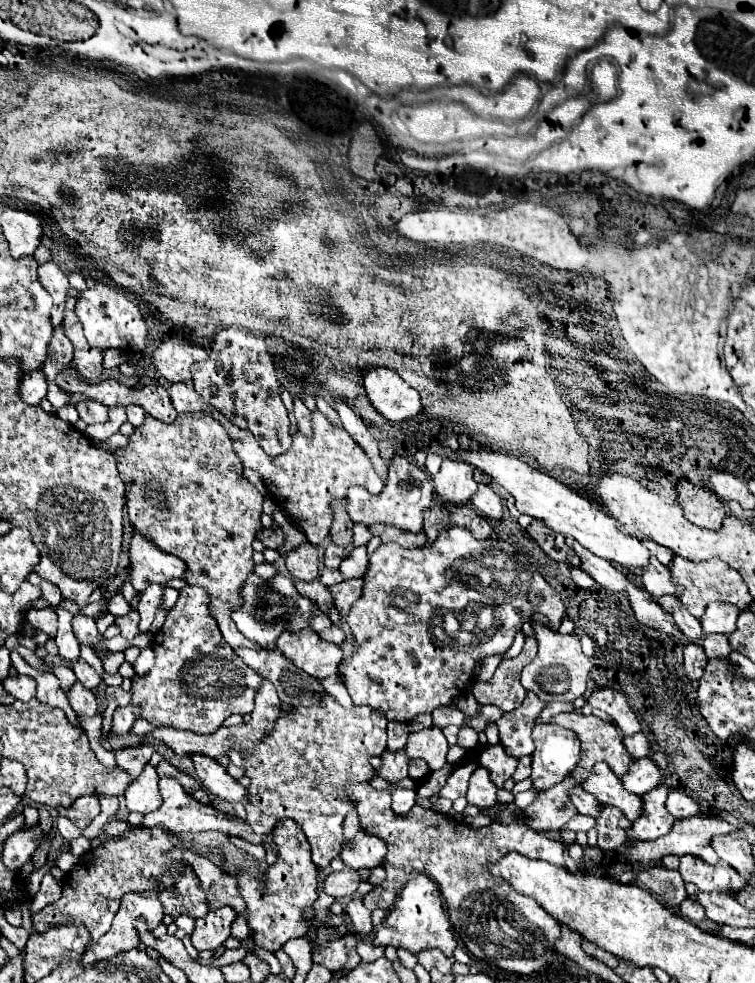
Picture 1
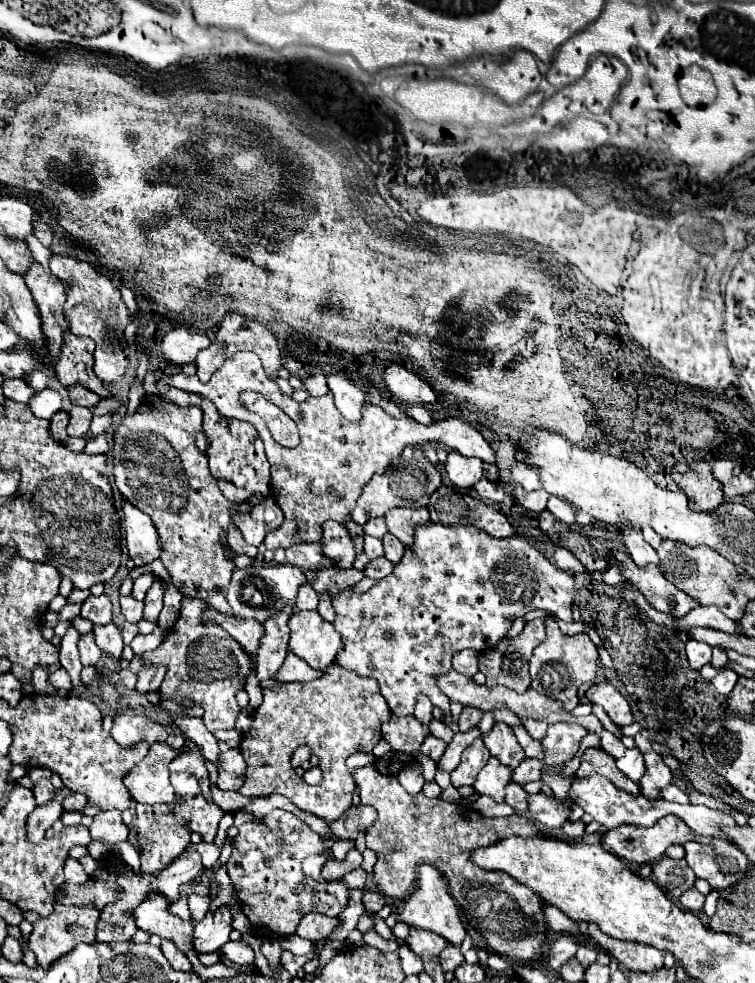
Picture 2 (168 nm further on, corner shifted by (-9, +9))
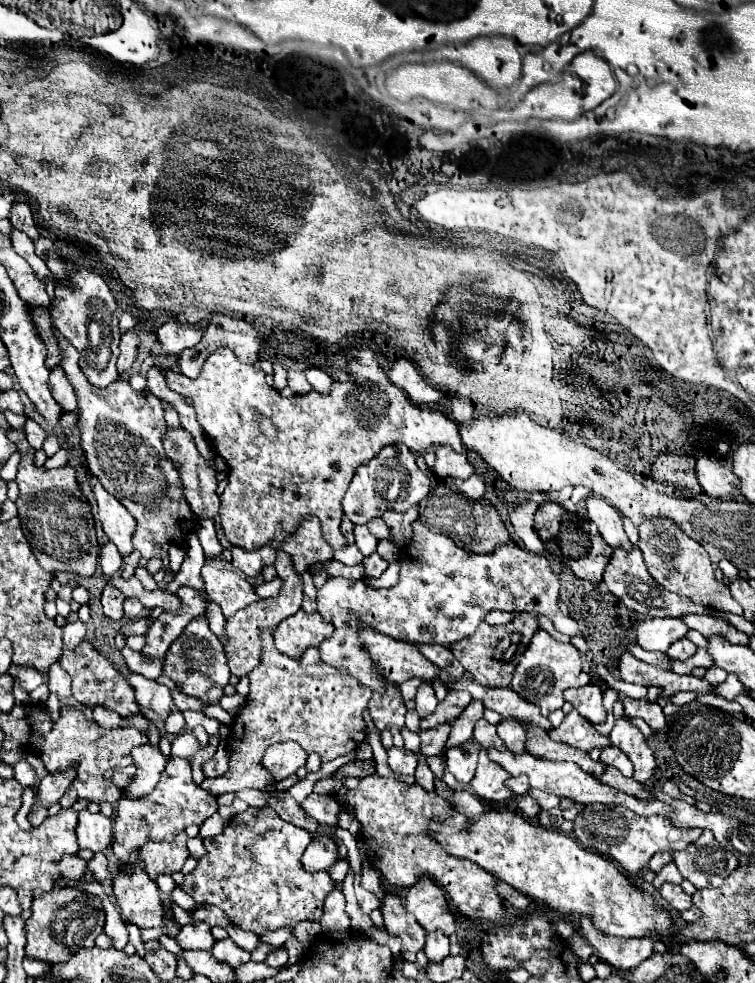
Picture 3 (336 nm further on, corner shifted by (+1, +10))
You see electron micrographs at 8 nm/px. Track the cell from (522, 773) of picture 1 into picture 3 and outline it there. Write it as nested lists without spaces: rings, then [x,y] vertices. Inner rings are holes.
[[[510,777],[506,781],[506,787],[512,789],[516,795],[528,795],[530,785],[528,785],[528,777]]]

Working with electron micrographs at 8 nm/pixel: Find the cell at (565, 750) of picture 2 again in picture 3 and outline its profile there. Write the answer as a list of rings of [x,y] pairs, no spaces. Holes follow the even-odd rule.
[[[570,711],[564,717],[562,725],[558,729],[548,731],[548,735],[554,741],[562,741],[566,745],[572,745],[584,751],[590,751],[594,747],[610,747],[610,739],[606,735],[600,735],[594,729],[594,725],[588,719],[580,717],[580,713],[576,711]]]

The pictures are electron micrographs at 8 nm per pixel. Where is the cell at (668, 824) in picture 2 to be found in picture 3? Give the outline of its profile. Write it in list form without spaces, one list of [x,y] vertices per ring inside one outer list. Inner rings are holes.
[[[592,803],[584,807],[572,823],[574,823],[574,837],[576,841],[582,843],[584,849],[598,851],[600,855],[616,861],[630,875],[644,869],[654,853],[684,851],[702,833],[702,829],[678,829],[666,817],[660,815],[642,817],[624,807],[604,805],[604,803]]]

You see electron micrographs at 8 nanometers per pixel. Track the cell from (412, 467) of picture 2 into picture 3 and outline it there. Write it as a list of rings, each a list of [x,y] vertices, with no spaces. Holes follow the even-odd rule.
[[[390,443],[374,459],[354,471],[350,487],[342,499],[342,507],[344,515],[354,525],[364,525],[374,517],[382,517],[386,509],[408,511],[408,507],[418,505],[428,493],[430,477],[418,469],[414,453],[404,443]]]

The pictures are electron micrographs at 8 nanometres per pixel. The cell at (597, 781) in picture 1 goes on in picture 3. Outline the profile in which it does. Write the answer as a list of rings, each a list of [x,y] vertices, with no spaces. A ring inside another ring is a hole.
[[[522,723],[522,727],[526,729],[526,751],[528,753],[536,753],[536,755],[542,755],[542,757],[552,757],[552,759],[562,759],[562,761],[572,761],[580,769],[584,769],[586,773],[592,773],[592,775],[602,773],[604,765],[600,761],[592,761],[586,751],[552,741],[548,737],[548,731],[544,731],[536,725]]]

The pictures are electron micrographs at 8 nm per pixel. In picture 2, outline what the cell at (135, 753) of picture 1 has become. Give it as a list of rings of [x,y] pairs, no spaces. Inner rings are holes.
[[[132,714],[116,716],[110,734],[122,748],[132,748],[138,742],[146,742],[148,746],[152,746],[154,742],[166,742],[168,738],[166,730],[156,720]]]

